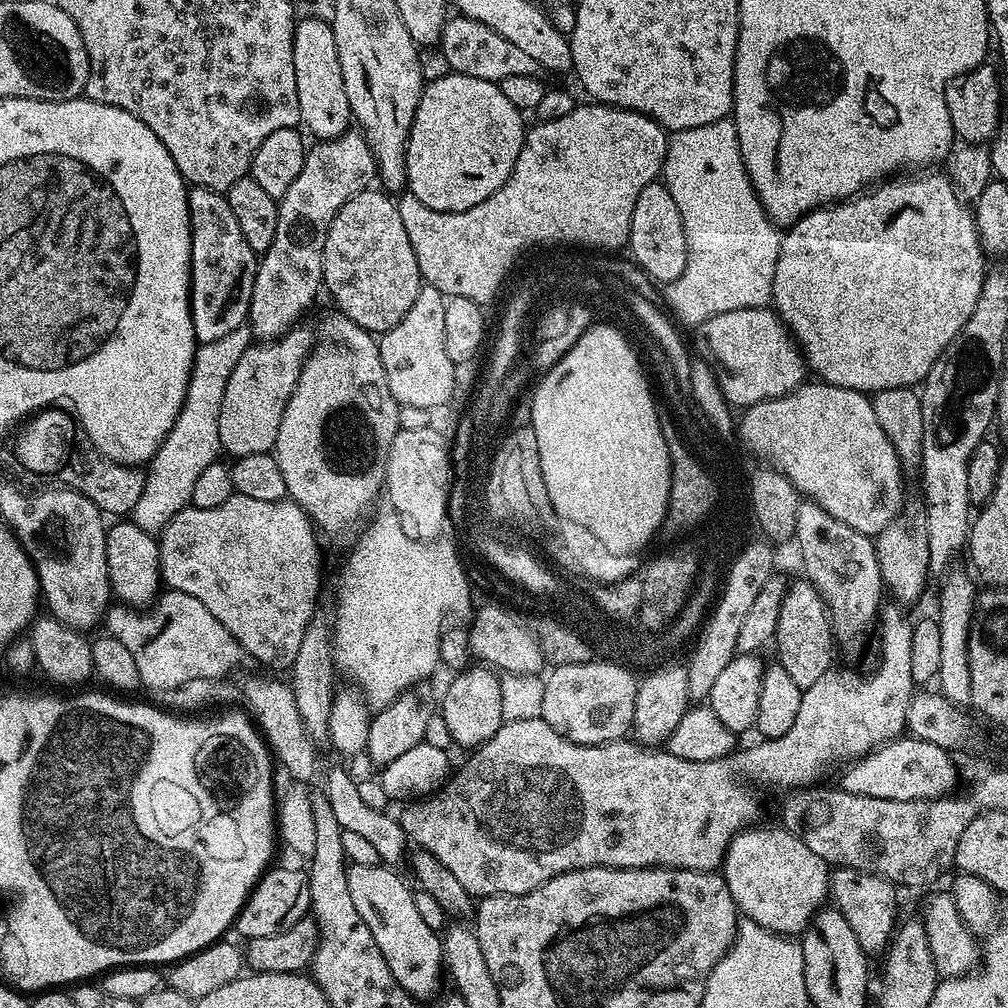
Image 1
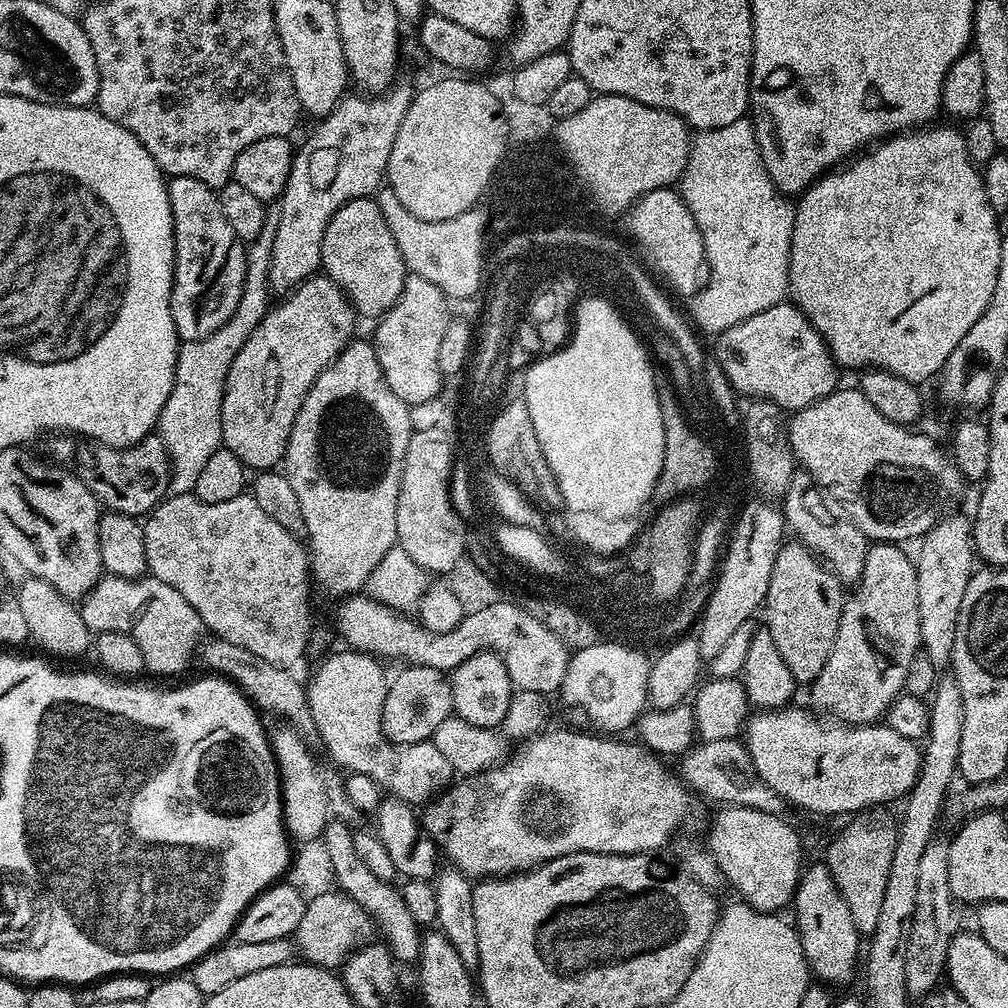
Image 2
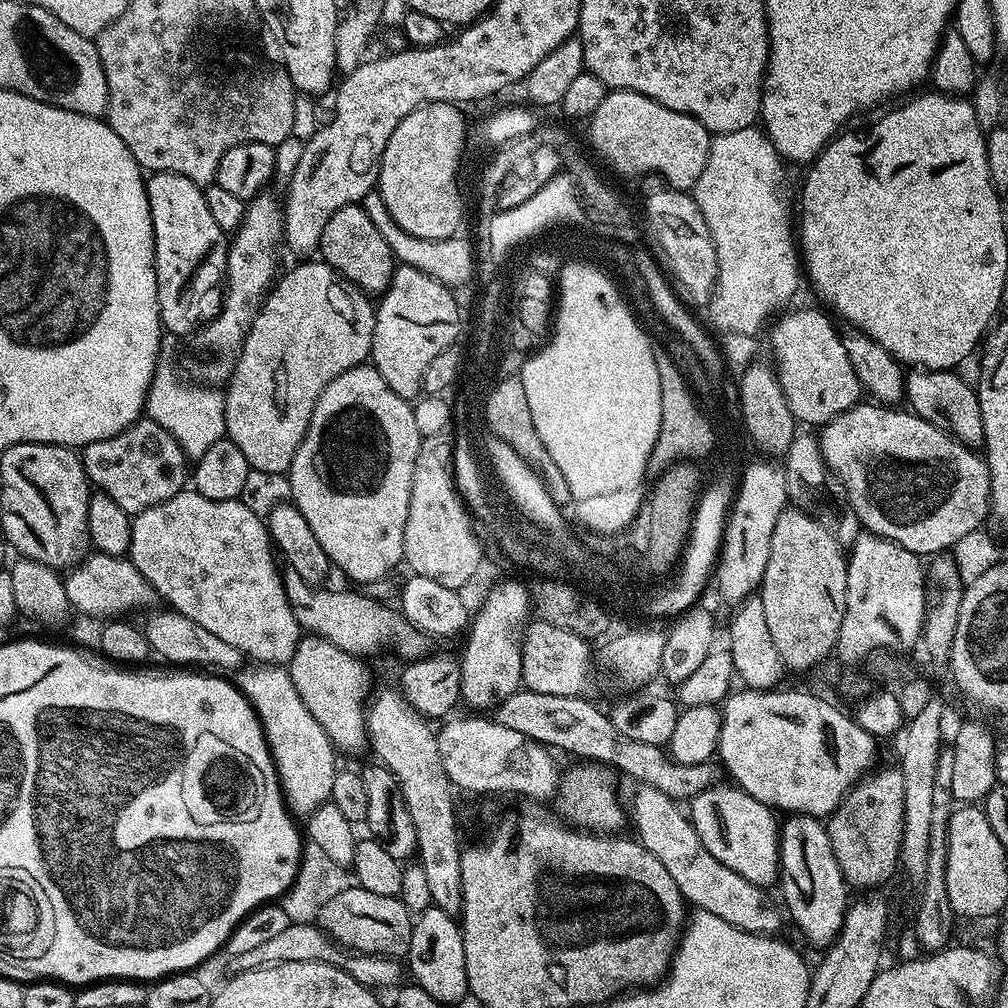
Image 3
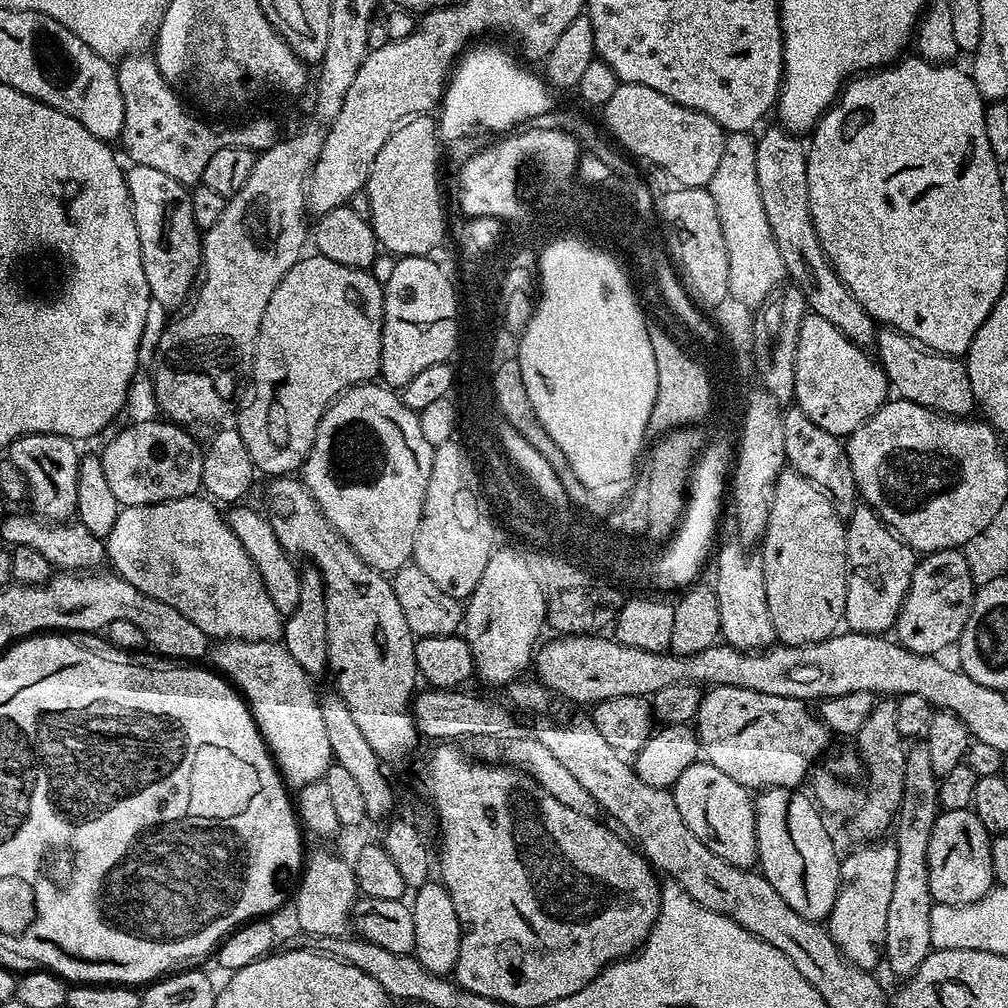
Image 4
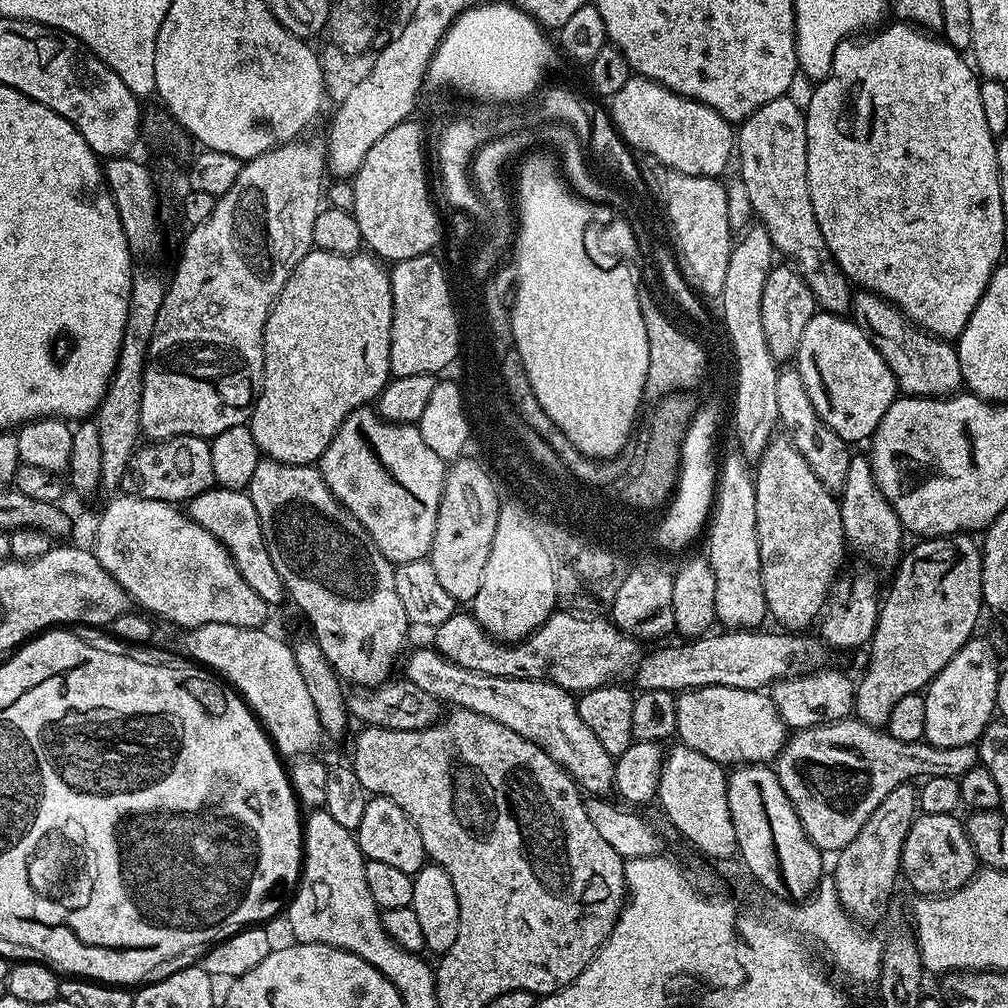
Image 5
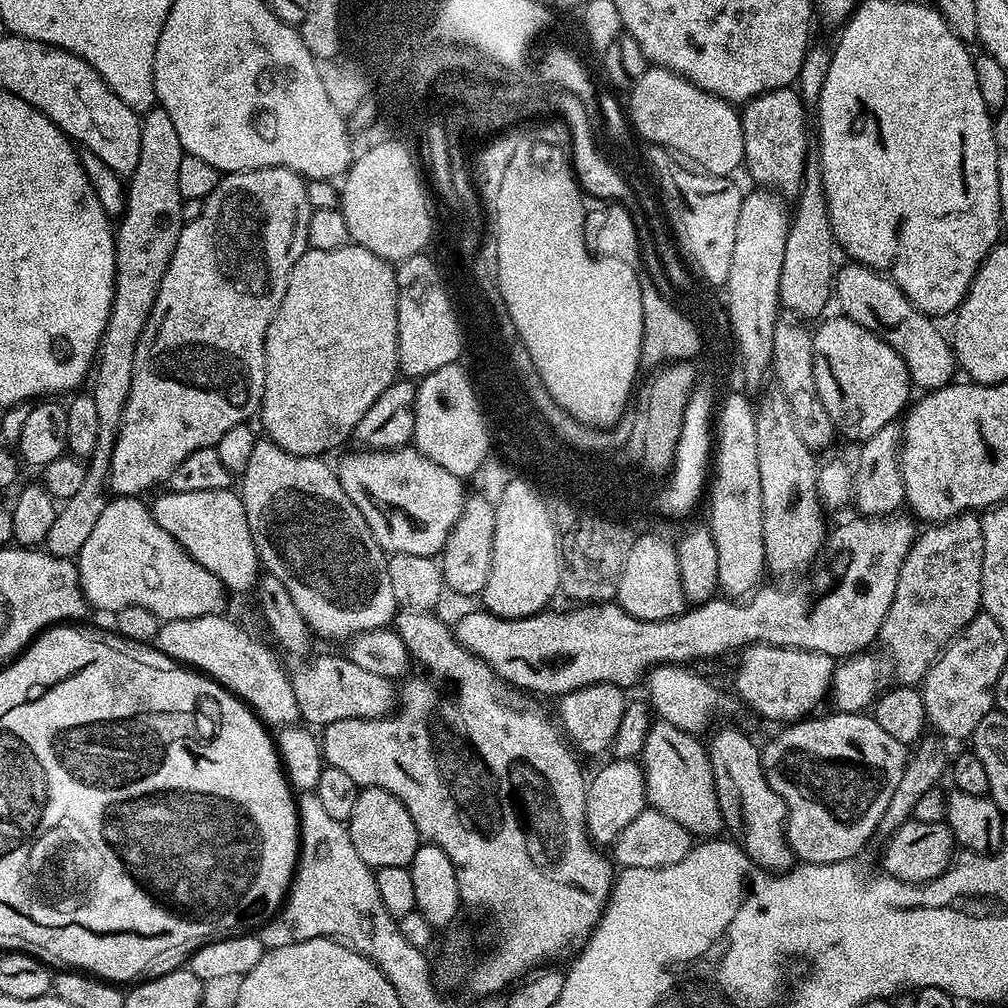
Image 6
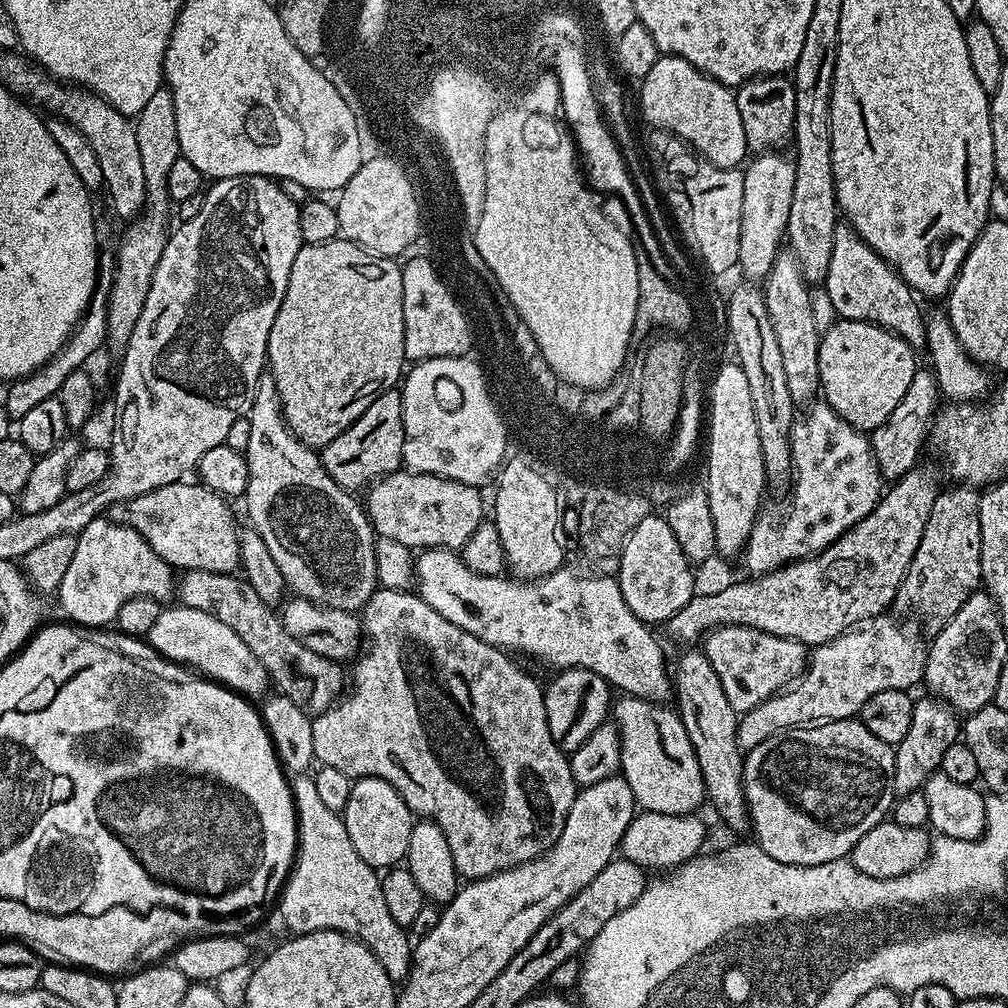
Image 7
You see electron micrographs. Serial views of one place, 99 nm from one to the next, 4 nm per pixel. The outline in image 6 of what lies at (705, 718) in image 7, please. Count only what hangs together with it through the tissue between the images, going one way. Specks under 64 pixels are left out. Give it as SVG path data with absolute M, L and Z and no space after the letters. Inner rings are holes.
M718 728L711 733L712 741L707 741L706 747L727 835L759 868L772 874L787 872L793 867L794 857L786 835L784 803L766 782L764 768L760 765L761 749L736 728Z

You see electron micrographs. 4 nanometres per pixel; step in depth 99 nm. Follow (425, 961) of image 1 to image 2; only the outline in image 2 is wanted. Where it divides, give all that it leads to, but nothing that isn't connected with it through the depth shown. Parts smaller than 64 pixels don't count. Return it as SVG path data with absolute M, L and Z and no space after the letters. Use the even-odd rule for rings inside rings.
M335 818L329 819L327 826L324 827L322 841L325 844L327 853L330 854L335 887L350 898L354 898L354 902L358 902L358 906L362 906L368 911L369 916L374 921L375 927L379 931L380 928L384 931L384 937L382 937L383 943L397 961L419 961L422 928L407 910L401 889L395 883L375 876L363 864L362 858L358 858L358 854L354 851L354 846L352 845L352 832L349 825Z

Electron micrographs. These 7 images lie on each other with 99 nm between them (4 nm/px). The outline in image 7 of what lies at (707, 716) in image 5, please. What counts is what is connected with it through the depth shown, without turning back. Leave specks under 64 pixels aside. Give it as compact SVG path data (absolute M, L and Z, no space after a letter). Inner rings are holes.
M447 548L423 549L414 560L414 588L418 595L438 610L446 622L454 622L454 626L474 634L474 638L512 654L525 652L528 656L537 656L542 663L553 664L556 670L589 668L613 689L621 688L621 693L643 700L667 701L667 696L671 697L674 692L669 661L668 664L664 661L664 652L652 637L653 629L626 606L619 579L616 576L577 575L561 570L550 573L543 580L523 581L504 574L474 574L455 551Z

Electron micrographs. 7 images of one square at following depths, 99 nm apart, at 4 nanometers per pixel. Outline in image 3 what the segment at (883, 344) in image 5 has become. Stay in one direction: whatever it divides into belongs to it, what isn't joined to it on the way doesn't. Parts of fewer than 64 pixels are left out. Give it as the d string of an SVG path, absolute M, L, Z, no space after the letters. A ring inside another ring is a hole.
M926 368L912 370L904 377L904 395L911 411L926 422L938 426L938 430L948 432L955 440L960 440L967 448L983 449L982 410L976 397L976 388L968 385L960 377L961 373L946 368Z

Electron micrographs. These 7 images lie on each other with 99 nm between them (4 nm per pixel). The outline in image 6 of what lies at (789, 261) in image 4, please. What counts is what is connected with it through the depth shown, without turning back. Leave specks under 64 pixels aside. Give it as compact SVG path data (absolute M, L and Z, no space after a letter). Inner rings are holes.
M795 87L791 88L779 88L778 90L770 90L769 92L763 92L761 96L755 96L753 100L747 101L743 105L740 112L740 121L742 122L742 138L744 139L744 162L743 167L748 168L748 172L757 180L759 187L764 190L771 190L784 198L795 198L800 194L800 187L804 181L804 168L810 162L810 156L808 156L808 128L810 132L810 124L804 121L804 111L806 111L806 105L800 98L800 93Z

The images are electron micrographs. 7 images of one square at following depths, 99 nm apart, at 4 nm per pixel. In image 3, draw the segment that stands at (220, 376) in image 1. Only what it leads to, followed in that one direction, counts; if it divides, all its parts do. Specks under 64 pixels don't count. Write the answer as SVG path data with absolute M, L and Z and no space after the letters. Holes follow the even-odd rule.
M167 358L161 359L156 366L152 387L148 389L146 401L147 419L162 426L178 442L187 459L195 462L214 446L214 442L225 439L226 418L224 417L224 392L216 386L205 386L203 383L183 384L176 377L176 368Z

